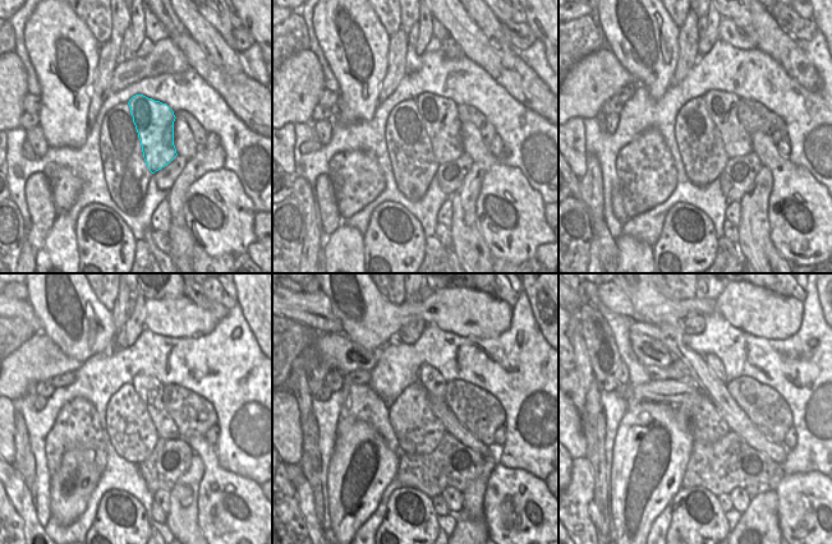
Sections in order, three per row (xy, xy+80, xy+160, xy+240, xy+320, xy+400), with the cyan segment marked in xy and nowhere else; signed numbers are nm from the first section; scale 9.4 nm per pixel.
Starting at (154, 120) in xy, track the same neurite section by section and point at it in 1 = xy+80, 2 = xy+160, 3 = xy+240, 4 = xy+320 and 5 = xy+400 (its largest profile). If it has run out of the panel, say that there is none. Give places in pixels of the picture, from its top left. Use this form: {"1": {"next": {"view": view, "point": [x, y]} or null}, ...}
{"1": {"next": {"view": "xy+80", "point": [440, 116]}}, "2": {"next": {"view": "xy+160", "point": [722, 106]}}, "3": {"next": {"view": "xy+240", "point": [148, 388]}}, "4": {"next": {"view": "xy+320", "point": [435, 385]}}, "5": {"next": {"view": "xy+400", "point": [715, 364]}}}

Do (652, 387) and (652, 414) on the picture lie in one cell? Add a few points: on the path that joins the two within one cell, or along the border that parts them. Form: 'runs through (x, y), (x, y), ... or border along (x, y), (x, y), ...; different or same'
border along (679, 404), (639, 401), (635, 405); different

